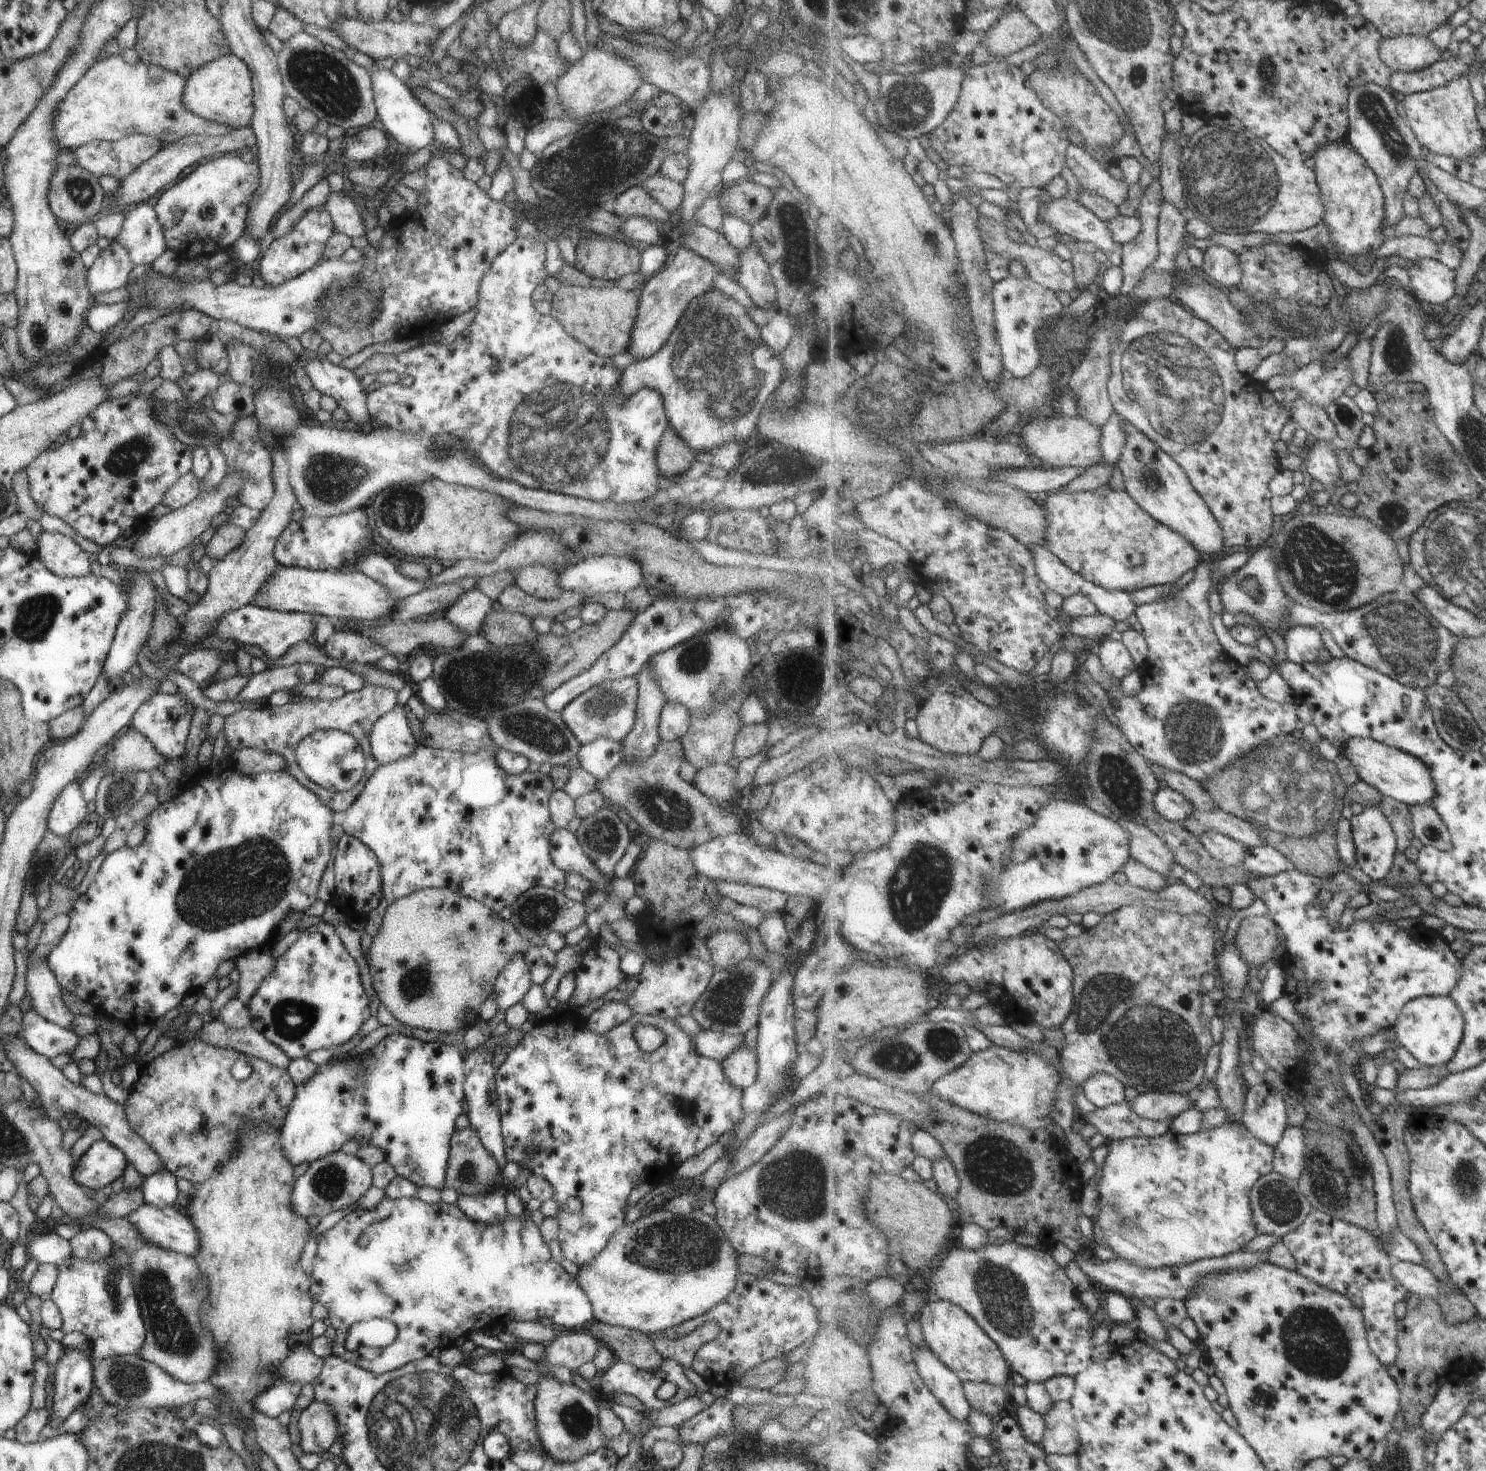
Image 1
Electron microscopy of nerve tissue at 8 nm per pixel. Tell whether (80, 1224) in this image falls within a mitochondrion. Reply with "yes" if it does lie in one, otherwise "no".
no

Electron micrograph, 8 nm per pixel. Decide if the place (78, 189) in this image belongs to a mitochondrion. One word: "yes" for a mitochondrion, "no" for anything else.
yes

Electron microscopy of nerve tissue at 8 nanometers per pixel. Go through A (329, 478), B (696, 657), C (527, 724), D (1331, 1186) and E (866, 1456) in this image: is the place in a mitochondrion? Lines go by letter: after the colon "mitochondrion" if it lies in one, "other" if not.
A: mitochondrion
B: mitochondrion
C: mitochondrion
D: mitochondrion
E: mitochondrion

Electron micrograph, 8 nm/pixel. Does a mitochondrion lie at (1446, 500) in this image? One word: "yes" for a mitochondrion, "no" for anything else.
yes

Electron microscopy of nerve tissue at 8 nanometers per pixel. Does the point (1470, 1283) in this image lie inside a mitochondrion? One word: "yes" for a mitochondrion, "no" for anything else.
no

